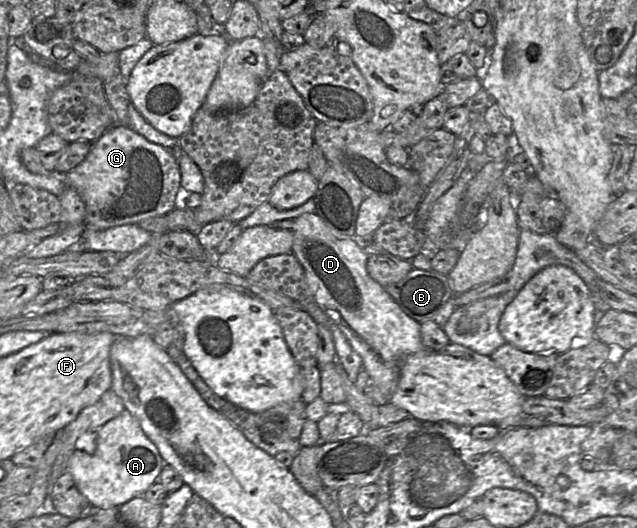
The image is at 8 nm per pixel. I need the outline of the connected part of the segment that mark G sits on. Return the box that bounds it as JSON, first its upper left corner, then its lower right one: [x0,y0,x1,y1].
[62,124,180,230]

